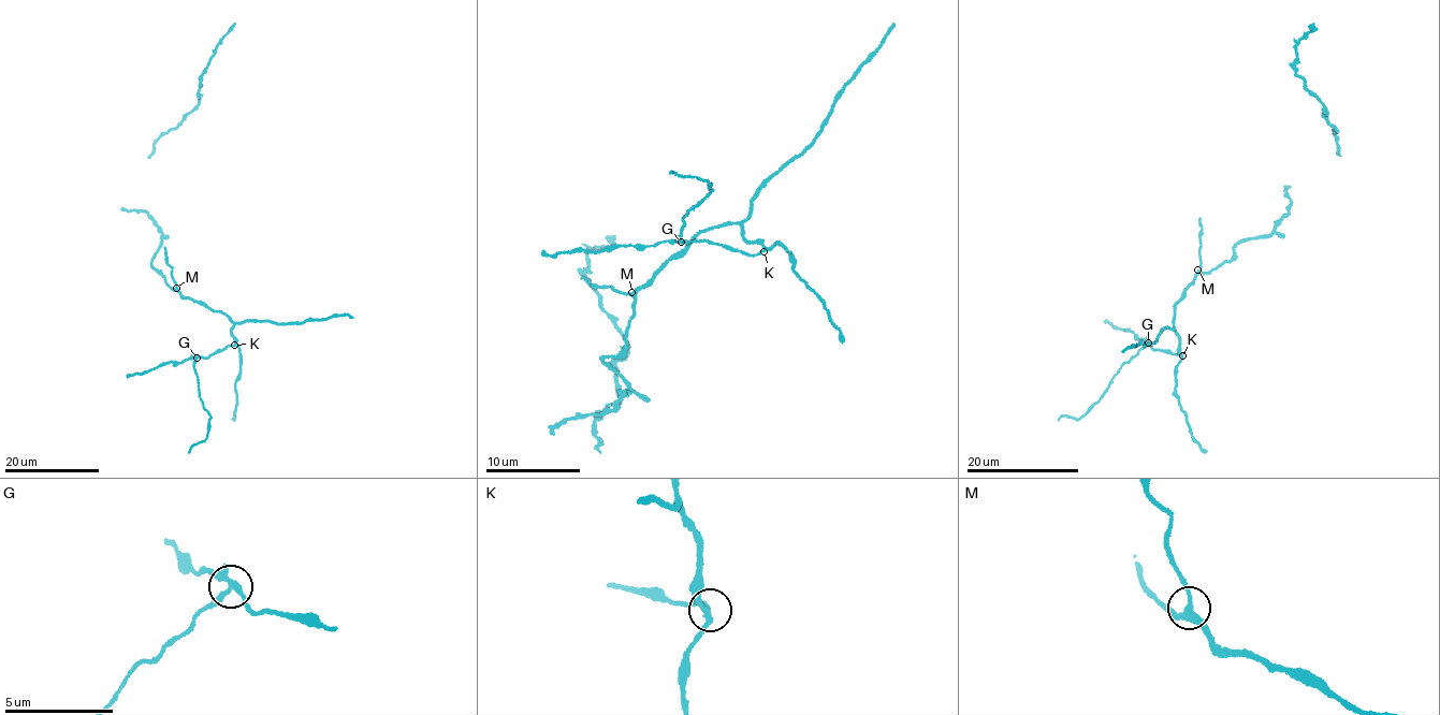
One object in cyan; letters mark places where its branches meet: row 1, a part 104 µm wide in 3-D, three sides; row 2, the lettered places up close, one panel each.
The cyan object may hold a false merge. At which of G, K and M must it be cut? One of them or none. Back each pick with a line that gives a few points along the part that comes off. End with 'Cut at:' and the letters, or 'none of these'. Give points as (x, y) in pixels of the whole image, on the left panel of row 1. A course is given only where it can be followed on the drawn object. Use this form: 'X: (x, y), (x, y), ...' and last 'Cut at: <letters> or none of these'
G: (197, 358), (193, 366), (199, 395), (211, 418), (205, 439), (193, 443), (189, 453)
Cut at: G

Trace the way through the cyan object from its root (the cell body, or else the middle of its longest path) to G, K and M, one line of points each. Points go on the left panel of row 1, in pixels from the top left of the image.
G: (151, 260), (151, 267), (176, 291), (221, 311), (233, 324), (231, 335), (234, 344), (207, 358), (197, 358)
K: (151, 260), (151, 267), (176, 291), (228, 318), (233, 324), (234, 345)
M: (151, 260), (151, 267), (176, 288)

